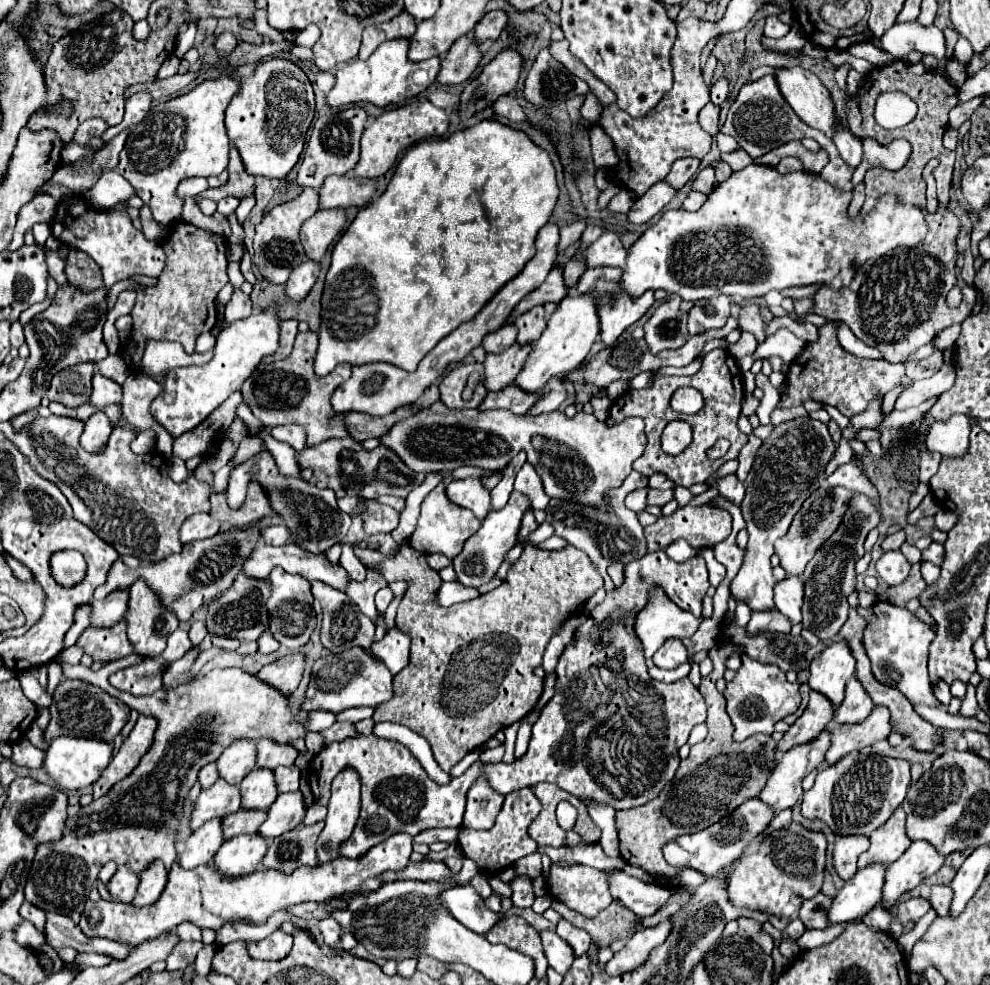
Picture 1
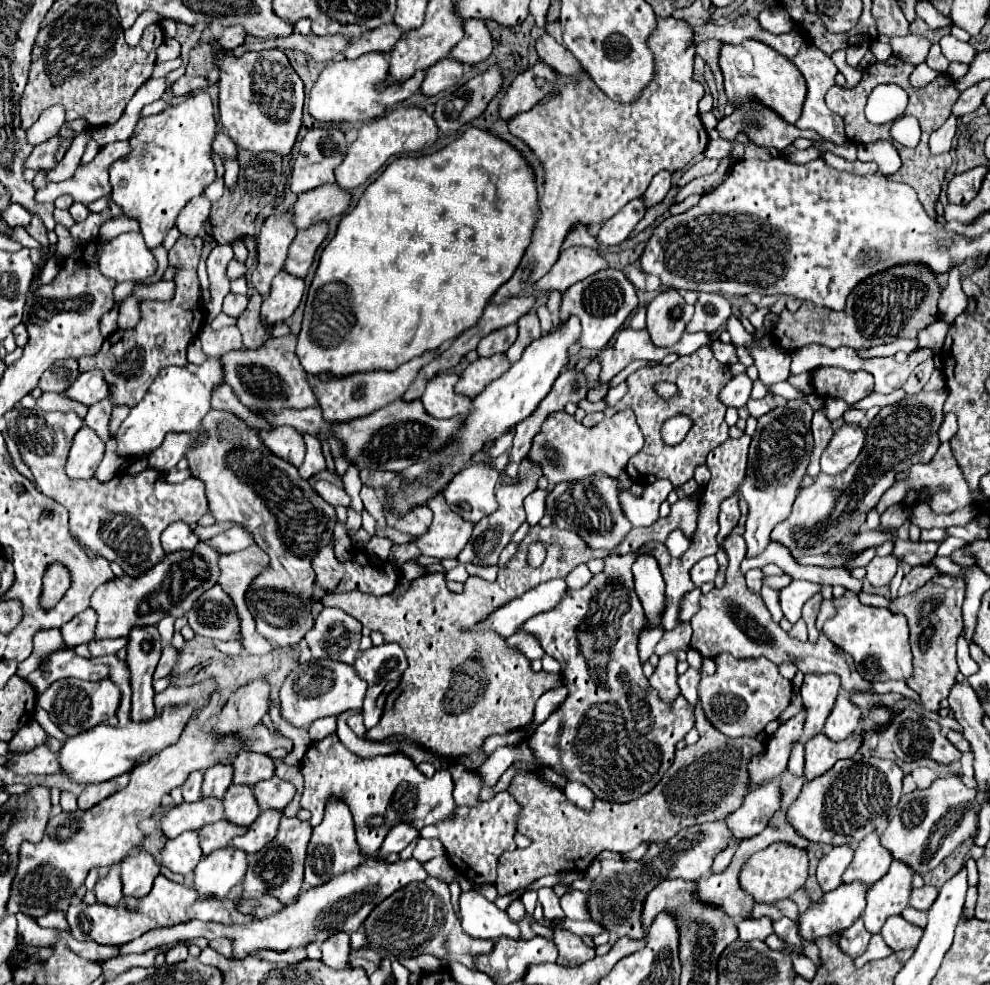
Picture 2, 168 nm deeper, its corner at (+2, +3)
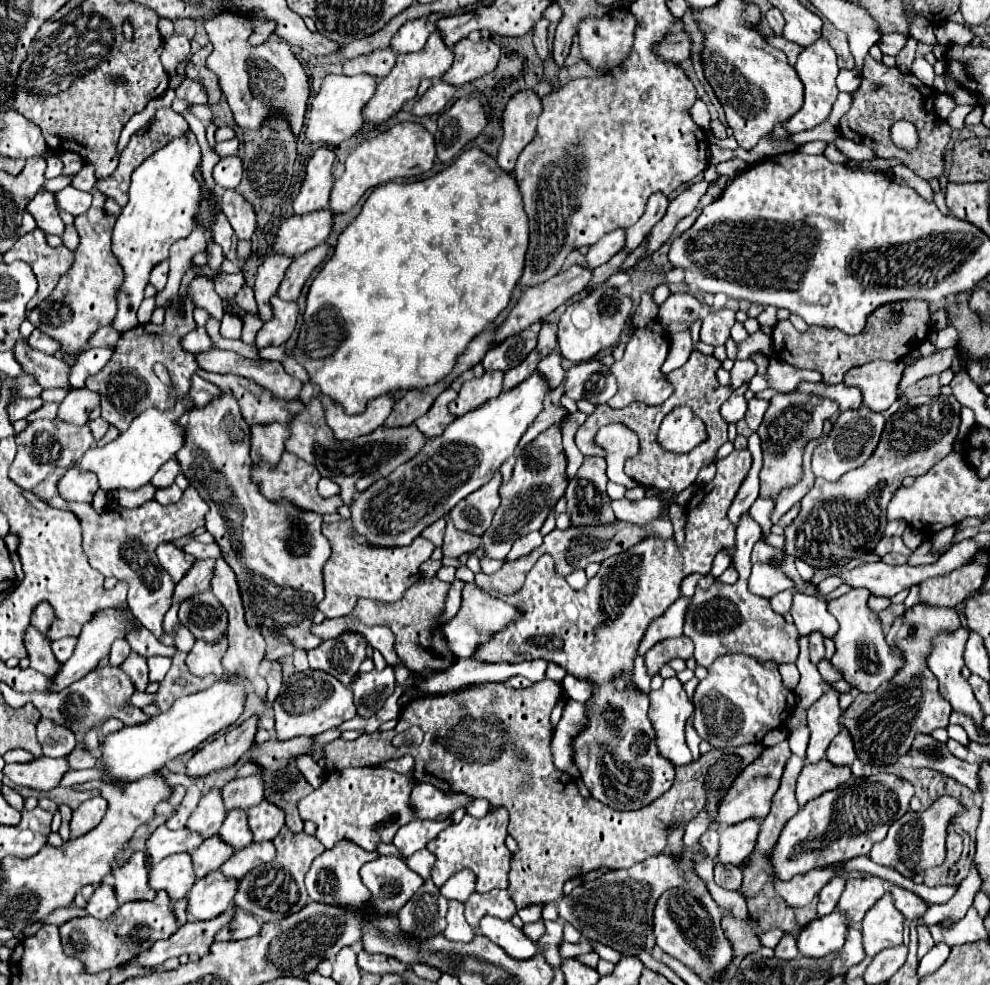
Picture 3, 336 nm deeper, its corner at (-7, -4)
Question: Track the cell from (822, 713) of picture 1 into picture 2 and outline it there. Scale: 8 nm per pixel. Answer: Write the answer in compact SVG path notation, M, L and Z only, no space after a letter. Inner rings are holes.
M803 709L793 719L781 723L781 727L775 731L775 735L771 735L767 739L765 755L751 759L751 765L749 765L751 785L757 785L757 783L763 783L769 779L777 779L787 769L787 761L789 761L793 745L803 739L805 715L807 713Z

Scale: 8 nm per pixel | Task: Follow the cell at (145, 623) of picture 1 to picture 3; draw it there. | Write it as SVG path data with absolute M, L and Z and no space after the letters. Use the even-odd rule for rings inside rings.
M94 796L90 800L86 800L84 804L80 804L78 810L74 810L72 814L72 822L70 822L70 838L80 838L86 832L90 832L92 828L96 828L106 812L106 800L102 796Z

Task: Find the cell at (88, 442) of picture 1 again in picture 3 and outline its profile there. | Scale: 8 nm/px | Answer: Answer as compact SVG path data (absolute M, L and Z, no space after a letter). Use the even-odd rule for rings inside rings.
M78 466L70 468L58 482L58 494L66 502L92 502L98 490L98 478L92 474L78 474Z

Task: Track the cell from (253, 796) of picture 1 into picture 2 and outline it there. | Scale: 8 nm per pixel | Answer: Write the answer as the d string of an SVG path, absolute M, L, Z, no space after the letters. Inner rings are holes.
M231 785L223 801L227 821L233 821L237 825L251 825L257 819L257 799L253 795L253 787Z

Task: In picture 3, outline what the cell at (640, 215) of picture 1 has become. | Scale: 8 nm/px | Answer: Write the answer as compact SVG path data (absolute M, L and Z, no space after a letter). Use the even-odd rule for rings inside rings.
M614 230L614 234L606 234L606 238L592 244L590 250L586 252L586 268L594 270L606 264L614 254L620 252L622 242L624 242L624 230Z

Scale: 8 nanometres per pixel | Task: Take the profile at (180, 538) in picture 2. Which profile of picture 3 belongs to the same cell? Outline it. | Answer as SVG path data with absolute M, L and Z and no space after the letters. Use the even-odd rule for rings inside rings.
M162 542L156 550L156 556L158 556L158 562L160 566L170 574L172 582L178 584L180 578L190 570L190 566L194 564L194 556L188 556L188 554L182 554L180 548L176 548L174 544L170 542Z

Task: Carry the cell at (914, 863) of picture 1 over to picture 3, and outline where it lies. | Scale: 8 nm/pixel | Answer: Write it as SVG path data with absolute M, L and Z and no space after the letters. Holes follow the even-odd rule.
M884 894L862 920L862 946L866 956L872 958L884 948L902 944L902 922L904 916L894 908L892 896Z

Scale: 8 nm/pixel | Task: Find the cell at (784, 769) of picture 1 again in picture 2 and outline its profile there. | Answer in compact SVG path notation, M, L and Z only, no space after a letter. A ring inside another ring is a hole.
M779 779L765 781L757 787L751 787L743 799L743 805L727 817L729 829L737 839L749 839L759 835L769 823L775 811L781 807L781 785Z

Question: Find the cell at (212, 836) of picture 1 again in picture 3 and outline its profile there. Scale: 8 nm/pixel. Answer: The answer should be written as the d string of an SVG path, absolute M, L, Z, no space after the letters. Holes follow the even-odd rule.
M174 854L154 864L148 874L148 886L156 892L166 890L172 902L184 898L194 882L194 868L190 866L188 854Z

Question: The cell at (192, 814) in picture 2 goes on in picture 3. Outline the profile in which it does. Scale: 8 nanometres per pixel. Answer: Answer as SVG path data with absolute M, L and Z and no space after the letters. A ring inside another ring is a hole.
M162 824L146 840L146 856L150 858L152 864L156 864L172 854L180 854L180 852L190 854L200 842L202 838L198 838L198 834L190 834L190 830L186 828L166 830L166 826Z

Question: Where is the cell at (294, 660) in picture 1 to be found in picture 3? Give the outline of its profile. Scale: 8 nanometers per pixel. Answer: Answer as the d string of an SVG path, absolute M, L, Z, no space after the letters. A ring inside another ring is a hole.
M258 718L246 720L240 728L226 732L226 736L218 736L212 742L204 744L186 764L186 776L190 778L204 778L212 772L220 772L224 768L234 766L242 754L254 742L254 734L258 728Z

